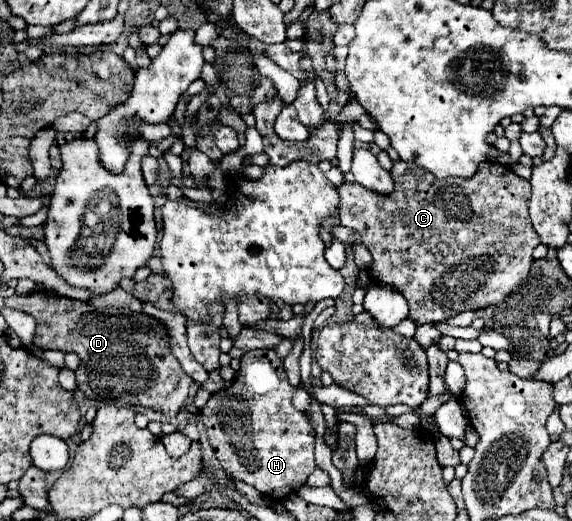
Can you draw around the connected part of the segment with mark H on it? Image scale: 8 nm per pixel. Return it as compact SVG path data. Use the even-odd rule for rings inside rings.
M275 348L249 350L241 358L241 368L235 380L225 390L215 392L205 404L205 408L201 410L203 424L209 434L209 444L221 468L235 480L247 482L249 486L253 486L255 490L259 490L263 496L271 500L283 500L289 494L297 492L299 486L305 484L307 476L315 470L315 458L313 458L315 430L309 424L307 414L295 410L291 404L291 398L297 390L299 386L291 386L287 382L283 360L277 356Z

